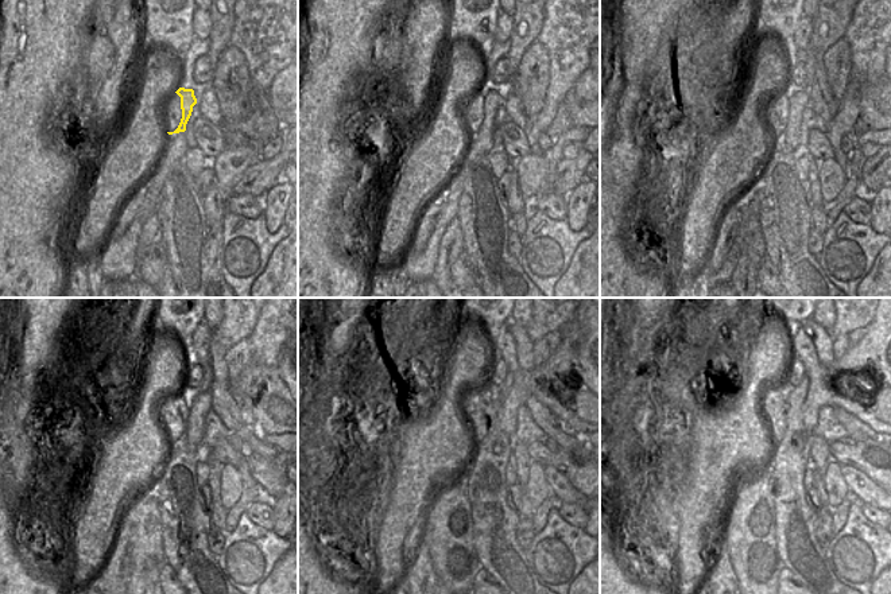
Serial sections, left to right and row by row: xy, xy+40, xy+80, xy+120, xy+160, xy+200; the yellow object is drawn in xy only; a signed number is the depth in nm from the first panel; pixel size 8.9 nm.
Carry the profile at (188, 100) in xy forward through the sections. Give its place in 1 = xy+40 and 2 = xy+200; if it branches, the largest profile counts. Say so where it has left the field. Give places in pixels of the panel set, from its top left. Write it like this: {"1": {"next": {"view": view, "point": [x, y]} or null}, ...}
{"1": {"next": {"view": "xy+40", "point": [492, 100]}}, "2": {"next": {"view": "xy+200", "point": [820, 395]}}}

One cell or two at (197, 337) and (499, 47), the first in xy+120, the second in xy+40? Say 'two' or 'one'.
two

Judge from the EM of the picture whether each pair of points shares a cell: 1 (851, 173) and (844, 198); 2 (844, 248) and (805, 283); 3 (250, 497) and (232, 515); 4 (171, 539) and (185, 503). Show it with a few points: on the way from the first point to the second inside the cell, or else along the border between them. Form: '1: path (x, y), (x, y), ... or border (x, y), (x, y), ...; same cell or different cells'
1: path (851, 179), (851, 189), (848, 191); same cell
2: border (817, 257), (825, 275), (833, 283); different cells
3: path (246, 501), (236, 511); same cell
4: path (181, 530), (182, 512); same cell

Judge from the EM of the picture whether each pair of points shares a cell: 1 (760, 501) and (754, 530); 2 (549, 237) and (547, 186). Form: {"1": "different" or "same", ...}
{"1": "same", "2": "different"}

